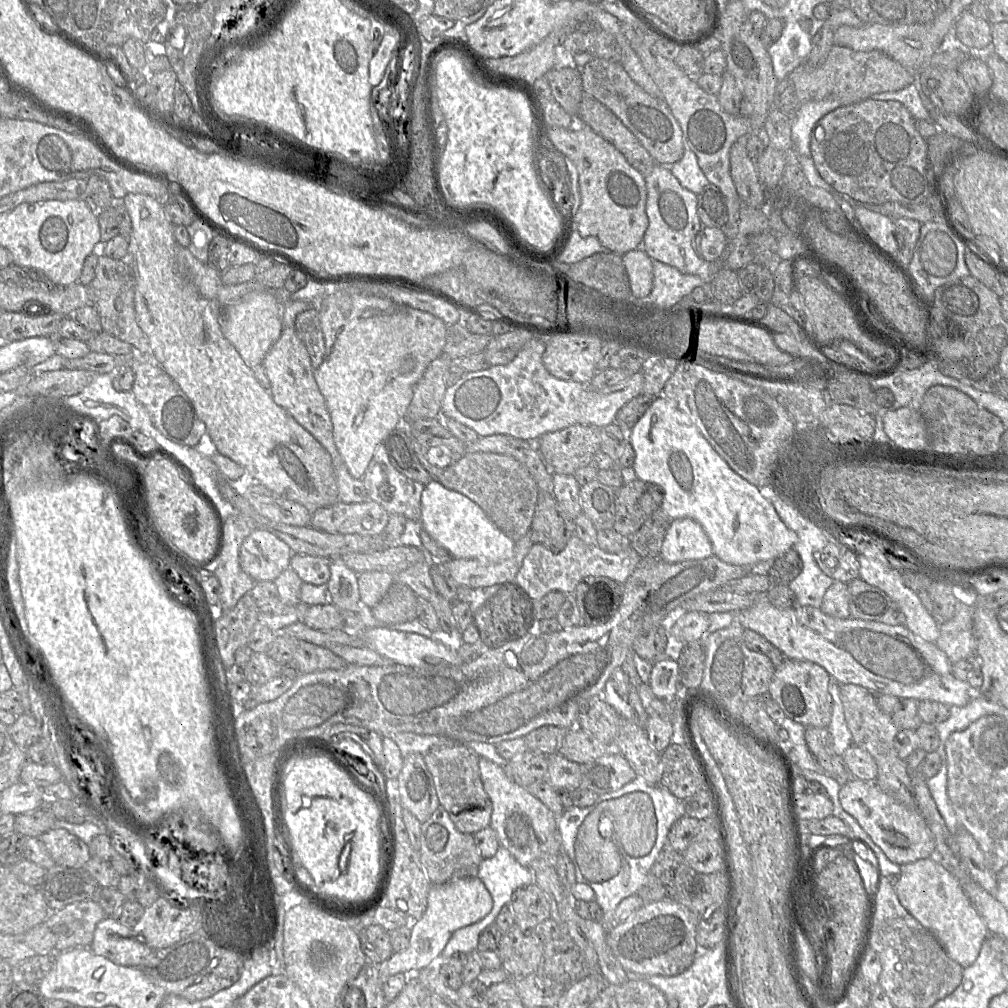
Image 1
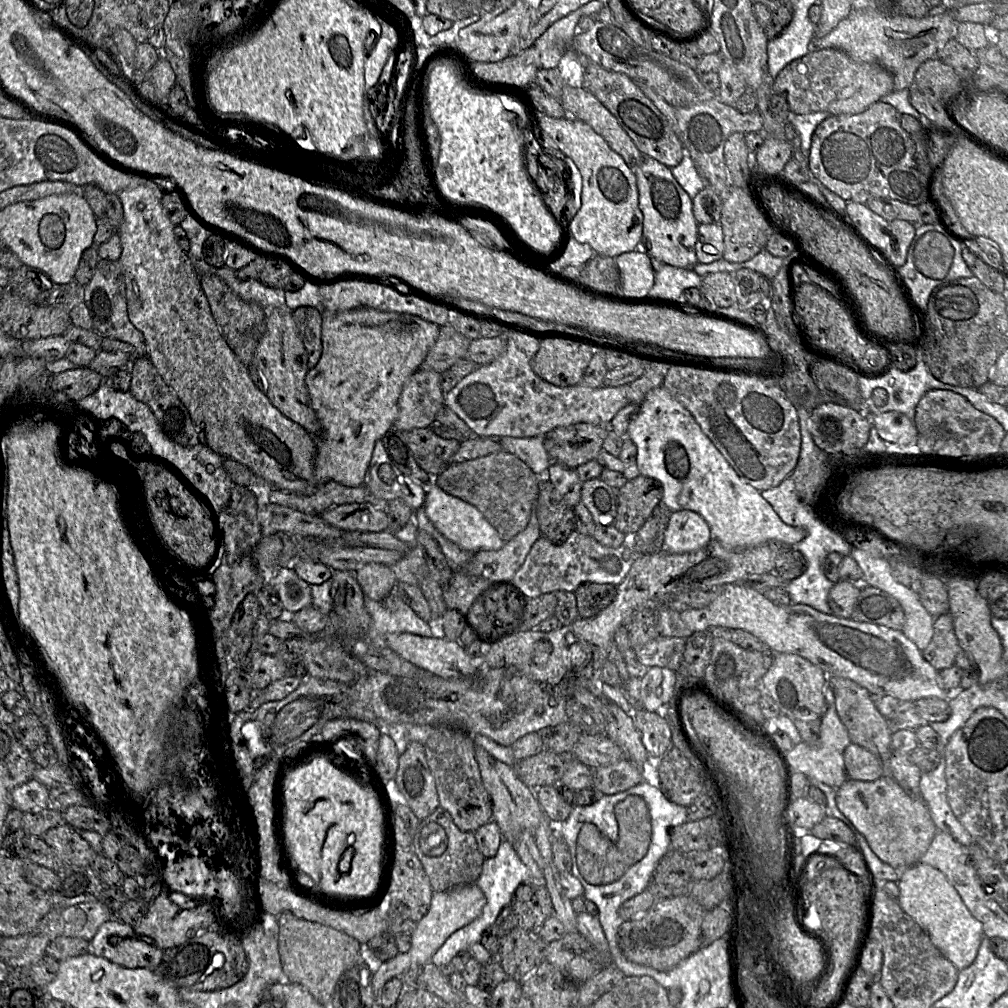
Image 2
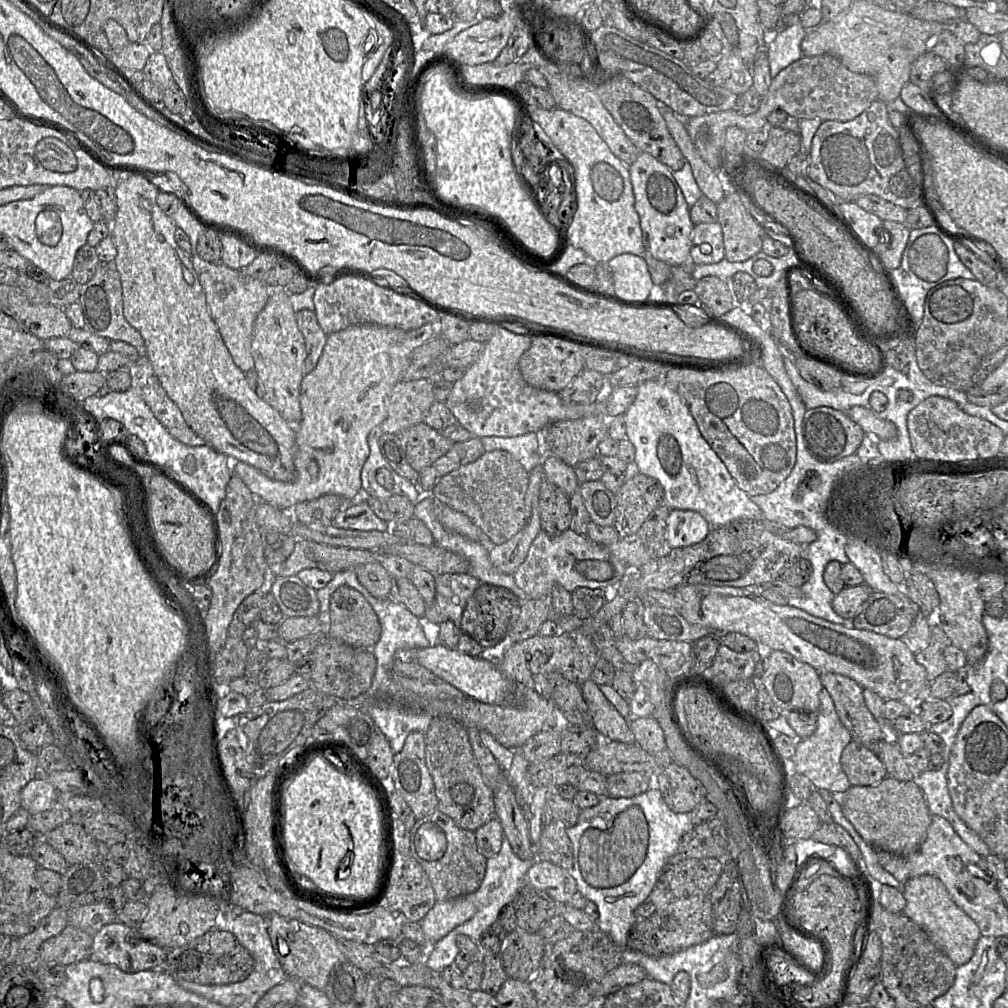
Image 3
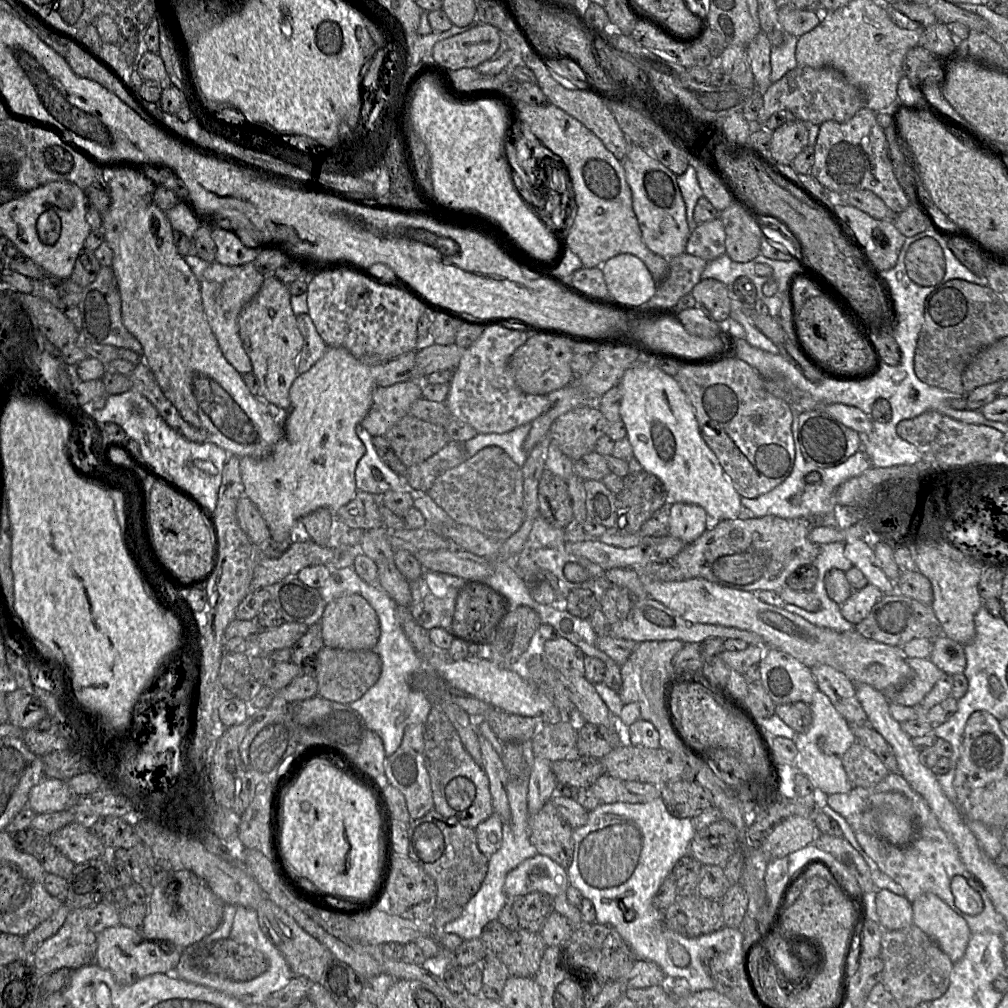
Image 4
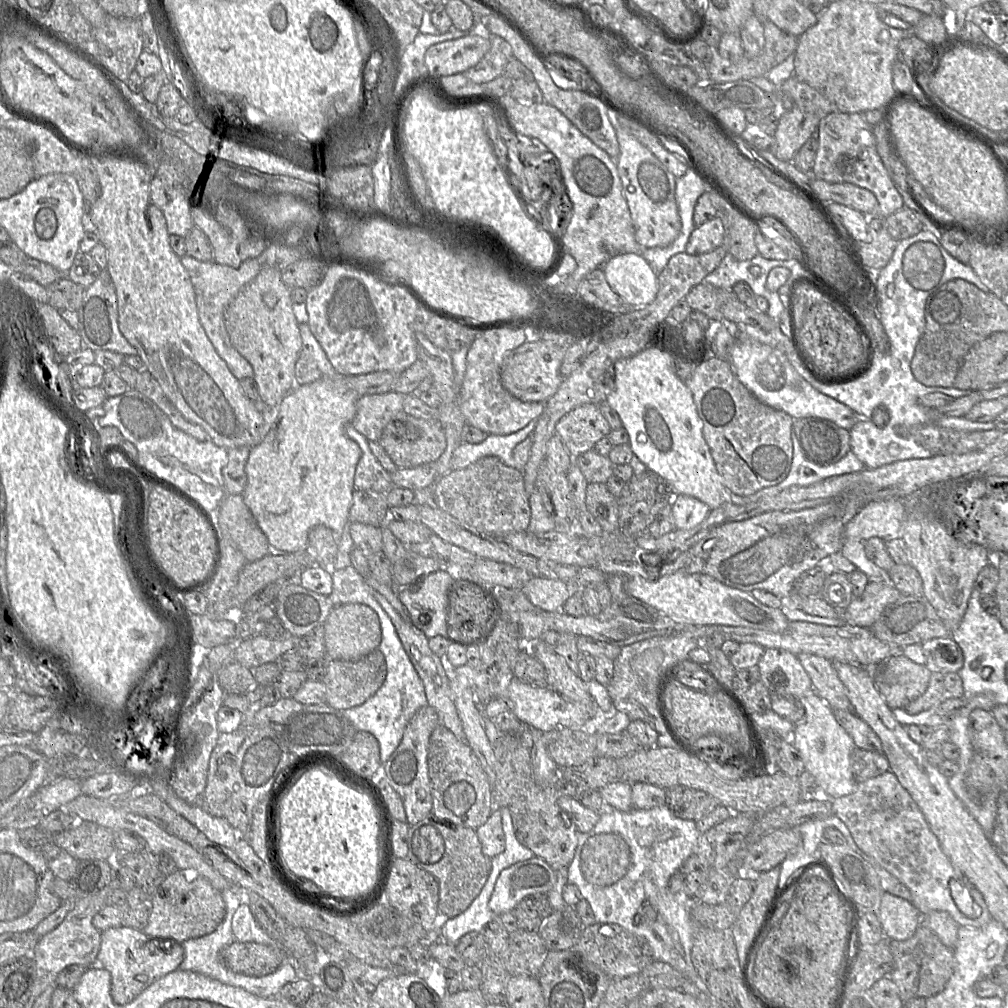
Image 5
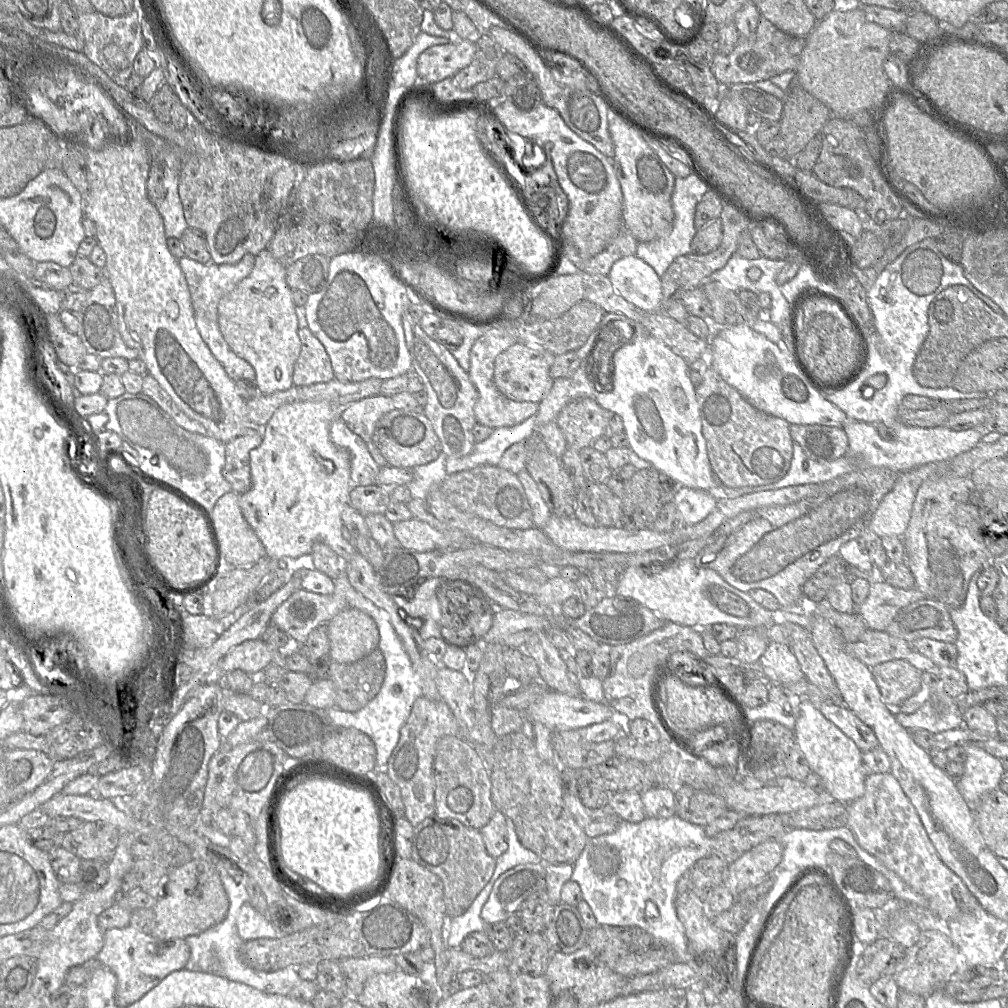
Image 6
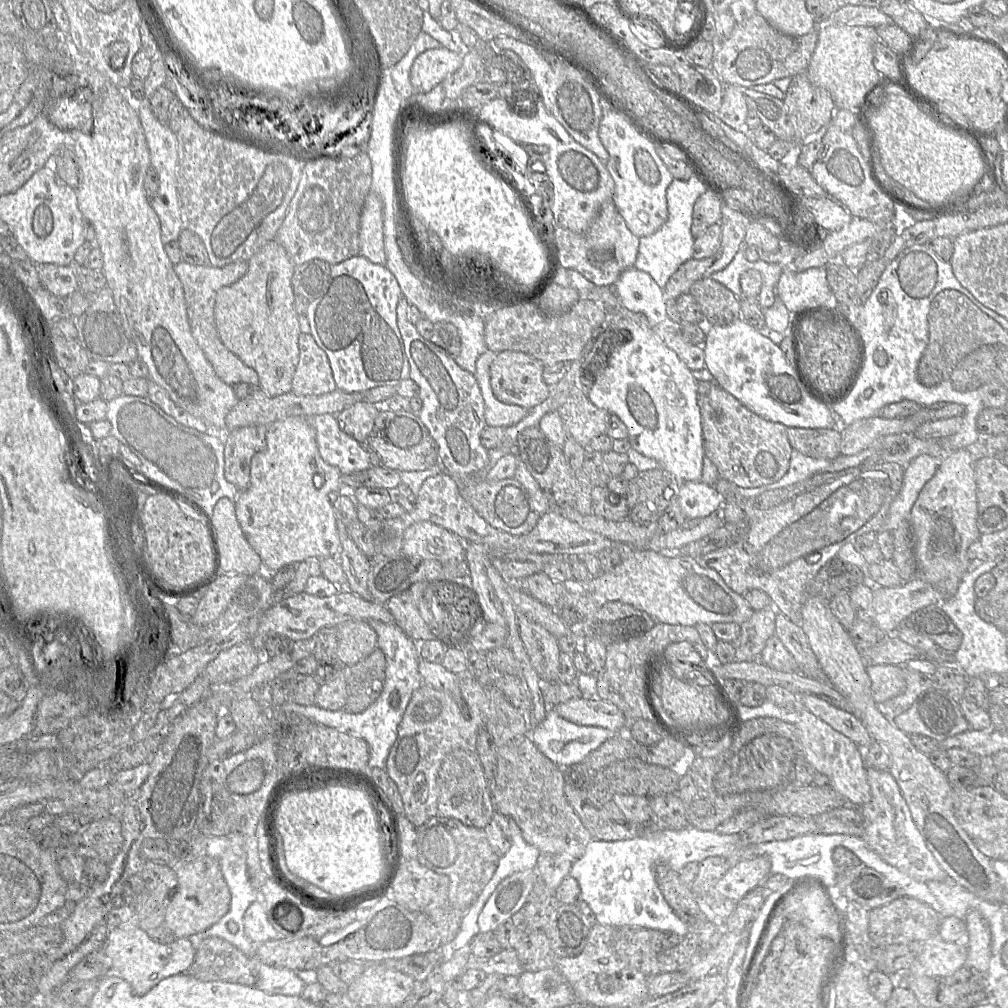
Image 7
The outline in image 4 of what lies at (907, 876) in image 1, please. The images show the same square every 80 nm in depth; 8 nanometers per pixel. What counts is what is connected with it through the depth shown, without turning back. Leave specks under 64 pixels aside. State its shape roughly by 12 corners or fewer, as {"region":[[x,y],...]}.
{"region":[[933,893],[912,902],[913,924],[953,963],[972,932]]}

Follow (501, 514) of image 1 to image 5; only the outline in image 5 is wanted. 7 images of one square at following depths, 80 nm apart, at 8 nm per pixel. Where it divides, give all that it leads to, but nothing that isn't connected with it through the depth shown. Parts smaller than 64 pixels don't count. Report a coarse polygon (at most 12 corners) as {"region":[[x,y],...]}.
{"region":[[485,456],[437,481],[439,509],[497,538],[528,529],[523,472]]}

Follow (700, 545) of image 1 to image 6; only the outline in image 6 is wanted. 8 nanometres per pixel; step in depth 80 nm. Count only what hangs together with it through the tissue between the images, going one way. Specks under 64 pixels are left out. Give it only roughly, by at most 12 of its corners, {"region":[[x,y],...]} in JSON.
{"region":[[682,486],[673,502],[685,524],[704,520],[717,499]]}

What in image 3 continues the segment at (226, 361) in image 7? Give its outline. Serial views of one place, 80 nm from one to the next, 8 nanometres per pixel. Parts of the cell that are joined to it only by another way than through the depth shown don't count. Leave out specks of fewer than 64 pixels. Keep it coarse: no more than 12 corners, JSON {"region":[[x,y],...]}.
{"region":[[191,260],[233,361],[253,369],[254,322],[271,288],[222,262]]}

